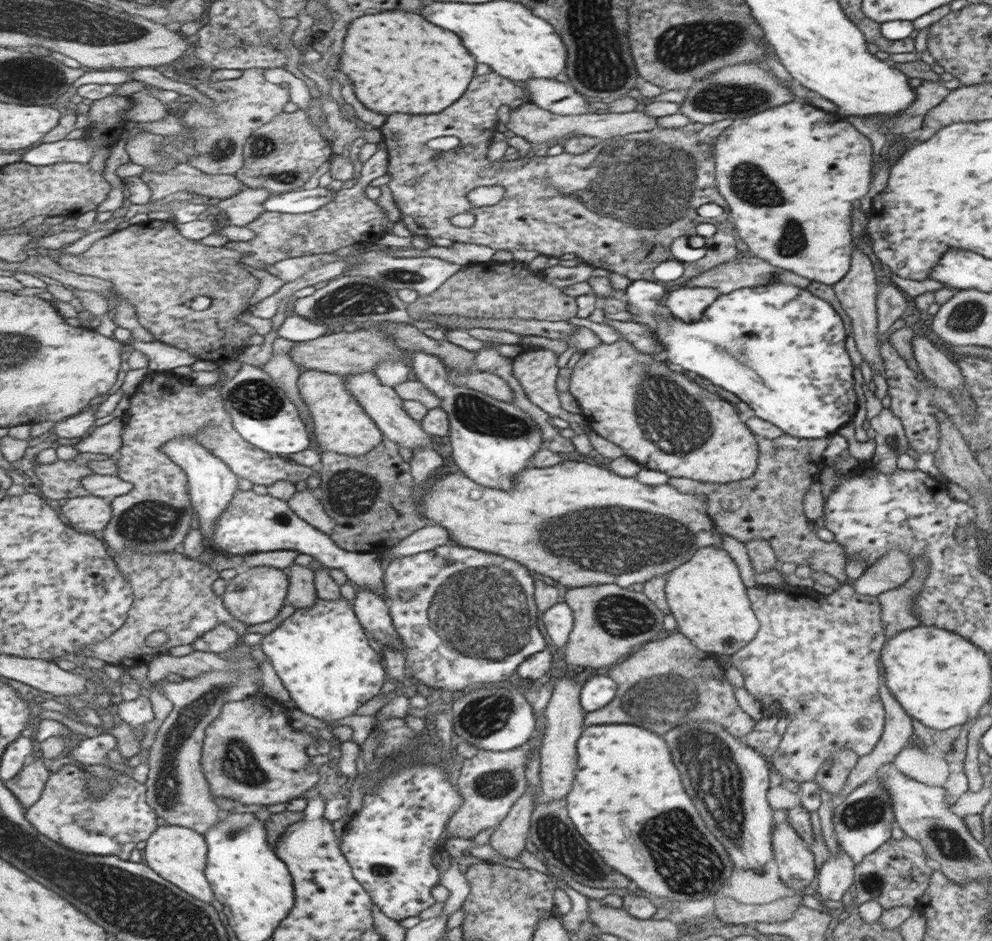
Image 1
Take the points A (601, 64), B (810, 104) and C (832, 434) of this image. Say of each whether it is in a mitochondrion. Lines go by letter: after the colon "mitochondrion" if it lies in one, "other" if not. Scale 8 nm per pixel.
A: mitochondrion
B: other
C: other

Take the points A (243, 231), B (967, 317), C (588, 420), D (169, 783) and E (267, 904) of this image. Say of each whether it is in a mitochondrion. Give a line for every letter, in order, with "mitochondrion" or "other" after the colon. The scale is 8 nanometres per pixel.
A: other
B: mitochondrion
C: other
D: mitochondrion
E: other

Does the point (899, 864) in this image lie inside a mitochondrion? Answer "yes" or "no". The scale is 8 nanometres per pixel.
no

